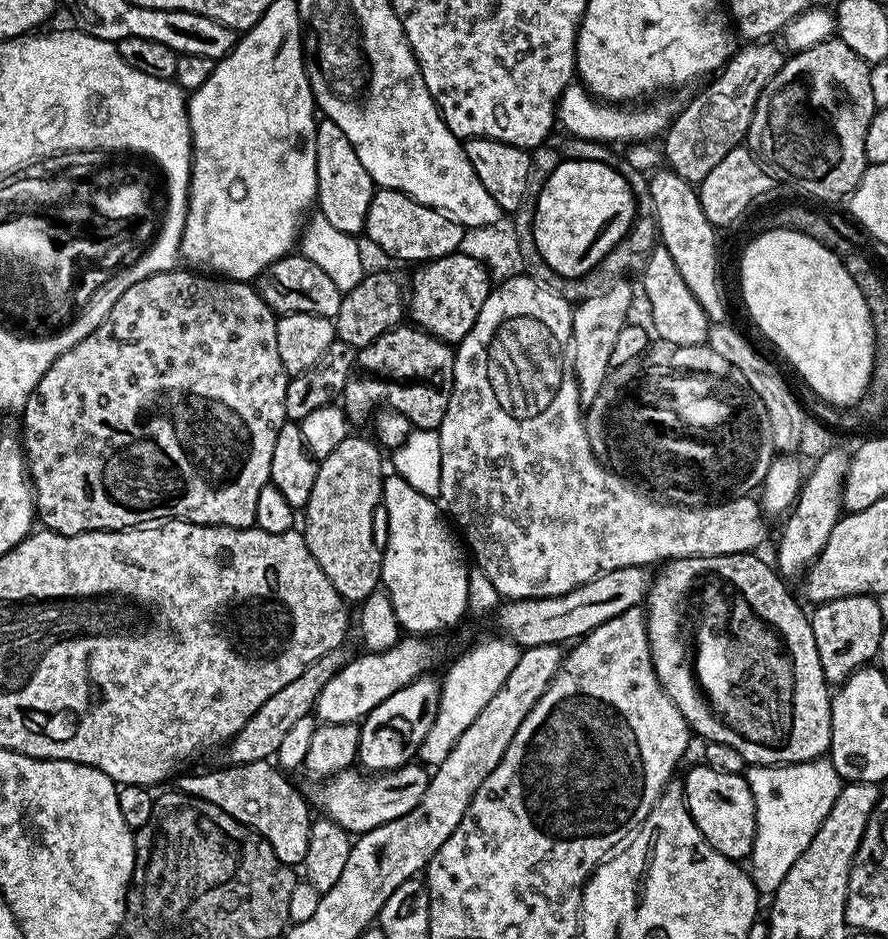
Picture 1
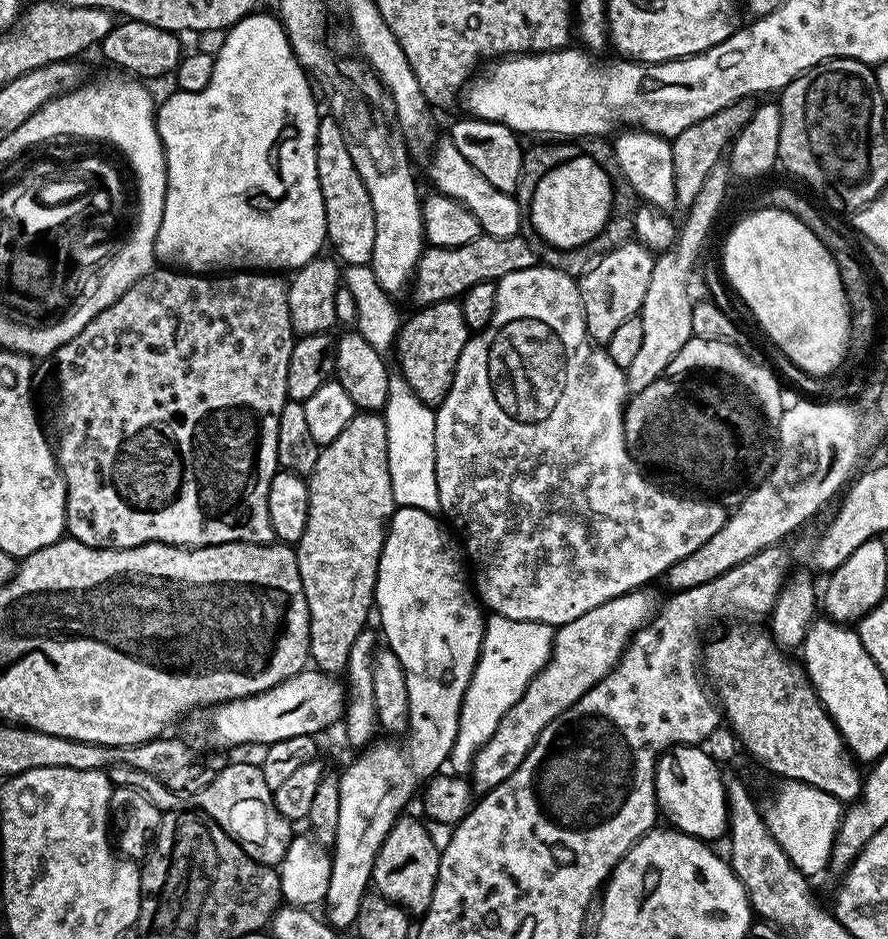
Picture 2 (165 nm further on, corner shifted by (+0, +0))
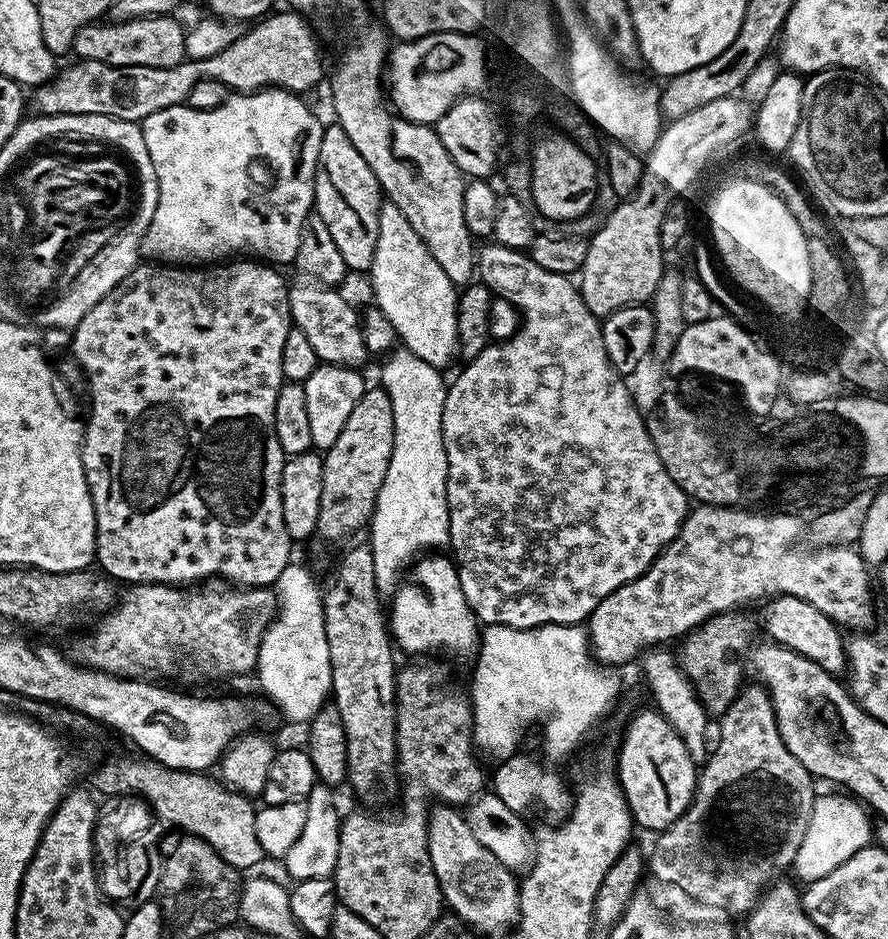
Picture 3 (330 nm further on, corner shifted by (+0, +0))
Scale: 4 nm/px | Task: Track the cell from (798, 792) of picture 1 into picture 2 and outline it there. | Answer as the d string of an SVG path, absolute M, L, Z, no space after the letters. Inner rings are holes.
M797 780L787 781L782 786L768 810L765 809L767 828L795 868L804 876L814 878L831 863L833 840L844 813L843 803L830 793Z

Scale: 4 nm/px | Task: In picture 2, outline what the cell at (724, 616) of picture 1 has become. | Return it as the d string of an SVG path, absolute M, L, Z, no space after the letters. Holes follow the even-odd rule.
M736 622L732 629L729 630L728 636L724 636L721 640L716 640L712 645L705 647L702 652L703 659L706 661L706 680L710 685L711 691L714 693L715 699L718 701L718 707L722 713L723 719L726 721L727 727L735 733L739 747L744 748L757 760L760 764L765 764L770 771L776 776L782 777L785 781L797 780L803 784L809 784L817 787L818 790L826 791L841 802L856 802L860 799L860 789L862 787L862 768L855 756L844 746L844 739L840 737L840 732L836 728L836 724L832 721L831 716L825 712L824 707L820 705L816 699L816 692L812 688L812 683L808 681L808 673L804 671L799 663L796 664L792 660L787 660L785 649L781 648L767 631L764 632L760 628L756 628L751 632L748 628L743 628L743 623Z

